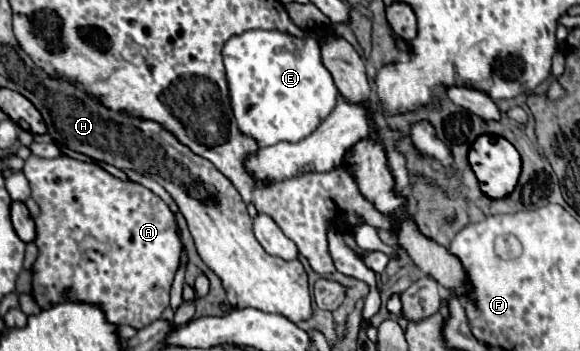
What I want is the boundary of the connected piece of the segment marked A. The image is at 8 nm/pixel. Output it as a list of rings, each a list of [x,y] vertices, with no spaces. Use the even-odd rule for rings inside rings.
[[[29,155],[23,165],[23,173],[31,185],[31,197],[41,209],[35,219],[35,245],[39,247],[39,257],[33,265],[33,297],[37,305],[41,309],[51,309],[63,301],[89,303],[97,305],[109,323],[131,325],[133,329],[143,329],[157,321],[169,307],[171,285],[183,257],[183,241],[167,203],[135,181],[113,177],[95,161],[79,161],[69,155],[53,159]],[[85,237],[93,237],[107,245],[107,253],[93,249],[83,253],[79,245]]]

